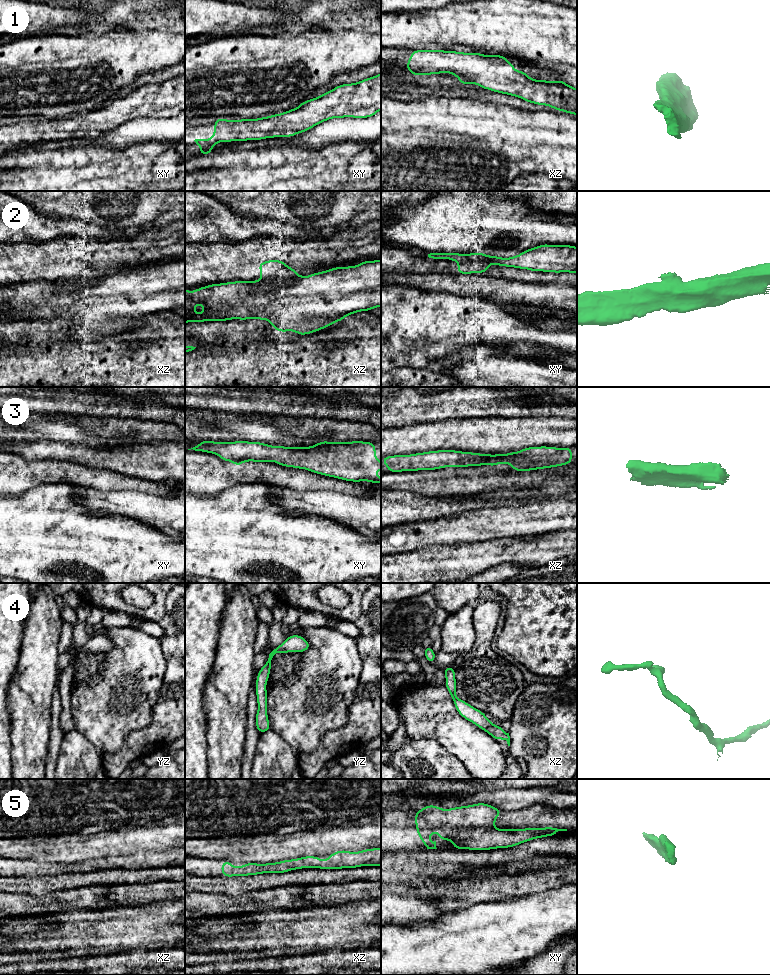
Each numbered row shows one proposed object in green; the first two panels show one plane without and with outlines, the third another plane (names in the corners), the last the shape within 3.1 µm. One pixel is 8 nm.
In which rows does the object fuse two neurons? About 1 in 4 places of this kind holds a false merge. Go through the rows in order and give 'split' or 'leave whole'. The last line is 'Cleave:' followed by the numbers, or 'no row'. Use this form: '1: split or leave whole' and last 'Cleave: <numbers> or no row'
1: leave whole
2: split
3: leave whole
4: leave whole
5: leave whole
Cleave: 2

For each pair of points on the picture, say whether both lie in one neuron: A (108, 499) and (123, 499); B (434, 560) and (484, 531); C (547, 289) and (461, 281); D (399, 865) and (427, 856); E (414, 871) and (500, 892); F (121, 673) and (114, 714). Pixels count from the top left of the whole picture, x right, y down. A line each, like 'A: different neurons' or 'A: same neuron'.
A: same neuron
B: different neurons
C: same neuron
D: same neuron
E: same neuron
F: same neuron

